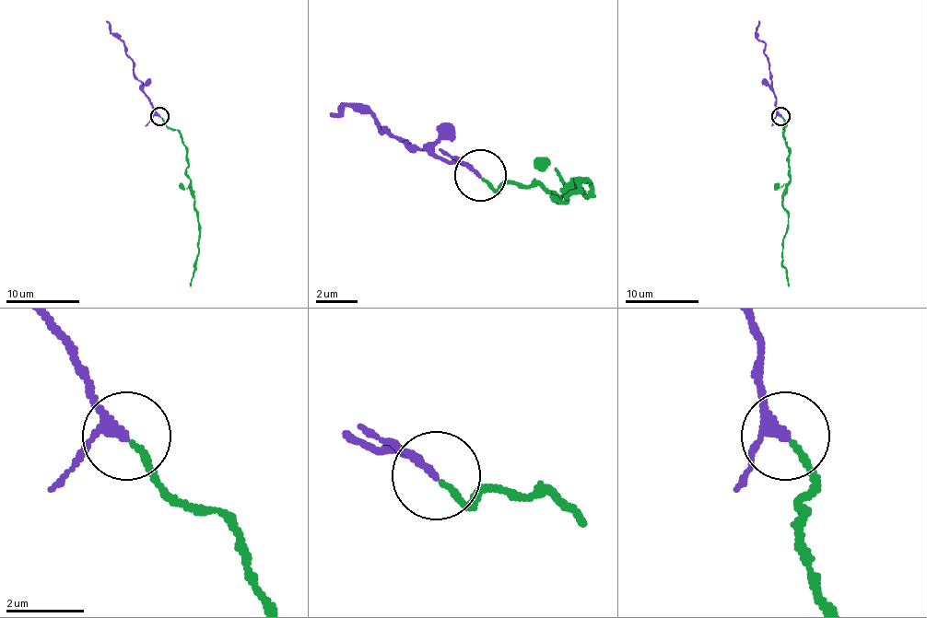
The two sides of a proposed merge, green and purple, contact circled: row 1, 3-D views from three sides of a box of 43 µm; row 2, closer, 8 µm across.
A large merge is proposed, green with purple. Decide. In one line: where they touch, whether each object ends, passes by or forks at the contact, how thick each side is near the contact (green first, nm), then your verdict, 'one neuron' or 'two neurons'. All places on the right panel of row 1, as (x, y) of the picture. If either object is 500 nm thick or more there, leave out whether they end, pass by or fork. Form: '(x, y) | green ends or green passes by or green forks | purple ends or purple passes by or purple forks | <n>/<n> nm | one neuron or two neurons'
(780, 116) | green ends | purple passes by | 160/190 nm | one neuron

